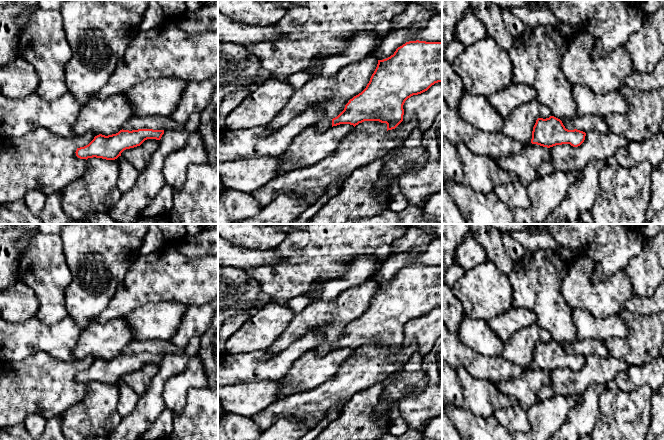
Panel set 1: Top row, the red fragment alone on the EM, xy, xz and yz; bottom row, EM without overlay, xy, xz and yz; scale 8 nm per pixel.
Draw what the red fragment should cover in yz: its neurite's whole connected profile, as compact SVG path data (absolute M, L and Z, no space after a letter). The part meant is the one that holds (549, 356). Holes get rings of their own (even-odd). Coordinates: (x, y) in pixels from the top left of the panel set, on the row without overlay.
M550 340L546 343L538 342L536 344L531 367L547 372L562 368L578 371L584 366L585 360L585 356L577 353L568 354L560 343Z

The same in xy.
M138 353L138 354L120 354L116 358L99 358L86 370L77 372L76 380L80 383L102 382L106 384L115 384L121 377L130 372L140 370L147 363L160 364L164 354Z

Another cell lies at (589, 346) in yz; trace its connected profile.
M586 339L586 340L576 340L573 343L560 343L568 354L580 354L586 355L598 355L601 357L606 357L609 355L608 347L605 345L604 341Z

